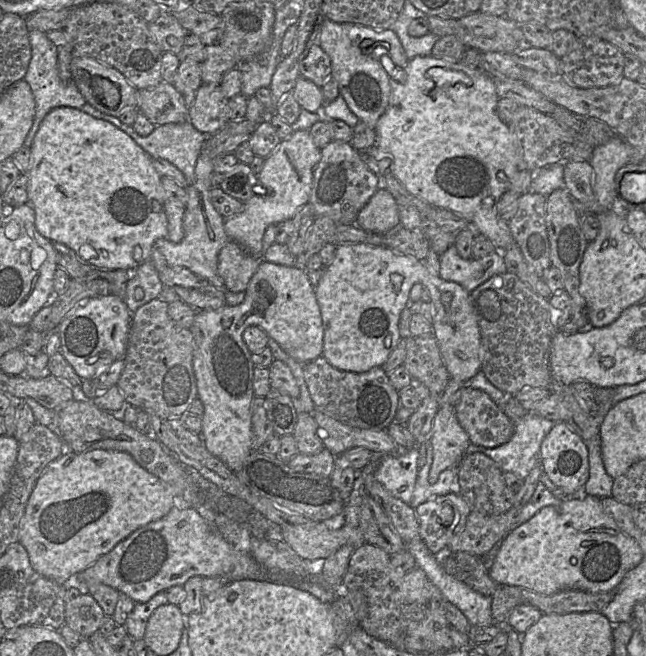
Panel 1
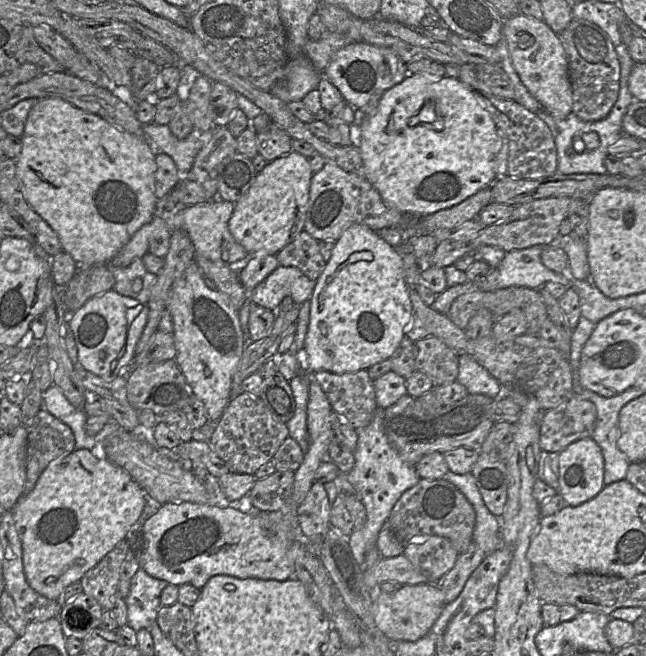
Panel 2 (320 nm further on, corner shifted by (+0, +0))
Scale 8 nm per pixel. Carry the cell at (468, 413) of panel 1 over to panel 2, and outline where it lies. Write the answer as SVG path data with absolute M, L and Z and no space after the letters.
M573 394L568 401L545 412L540 427L541 449L560 453L577 440L591 438L596 419L595 404Z

